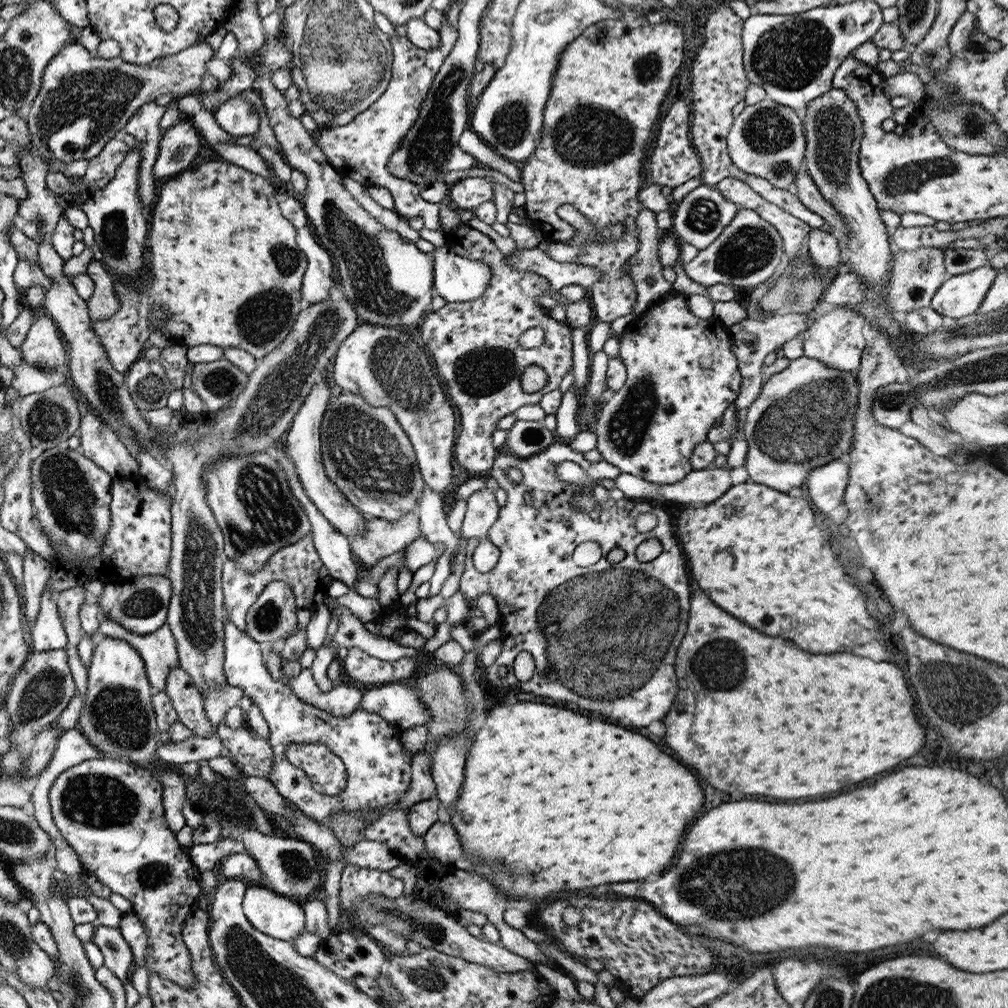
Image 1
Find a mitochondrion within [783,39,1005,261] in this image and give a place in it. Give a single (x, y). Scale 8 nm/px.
(834, 130)

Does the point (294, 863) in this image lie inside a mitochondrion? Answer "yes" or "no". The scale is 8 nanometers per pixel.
yes

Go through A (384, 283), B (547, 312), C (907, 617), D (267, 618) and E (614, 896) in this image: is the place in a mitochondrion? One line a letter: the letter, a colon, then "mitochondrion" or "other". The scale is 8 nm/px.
A: mitochondrion
B: other
C: other
D: mitochondrion
E: other

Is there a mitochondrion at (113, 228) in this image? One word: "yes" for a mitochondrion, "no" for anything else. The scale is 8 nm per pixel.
yes

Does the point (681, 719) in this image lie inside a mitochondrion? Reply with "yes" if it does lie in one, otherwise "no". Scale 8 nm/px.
no

